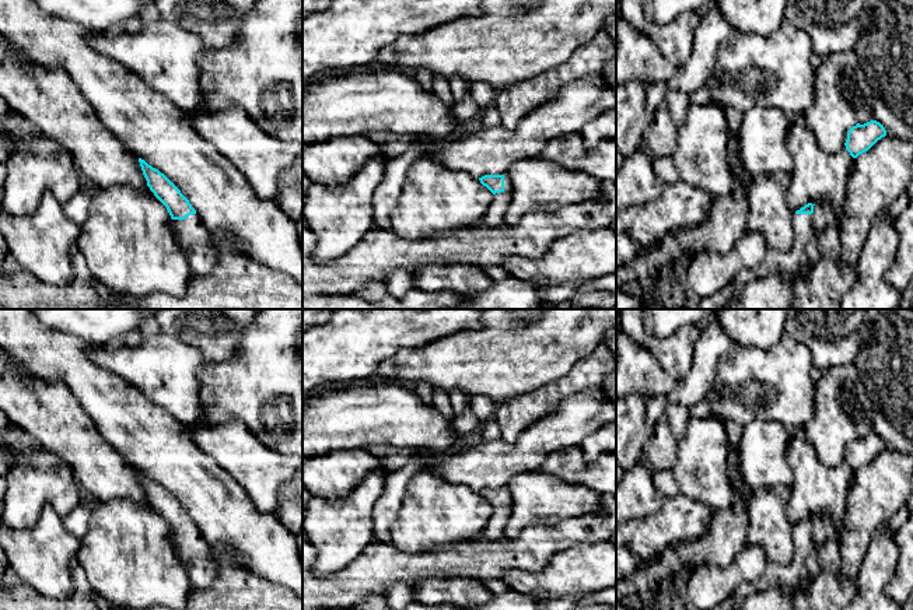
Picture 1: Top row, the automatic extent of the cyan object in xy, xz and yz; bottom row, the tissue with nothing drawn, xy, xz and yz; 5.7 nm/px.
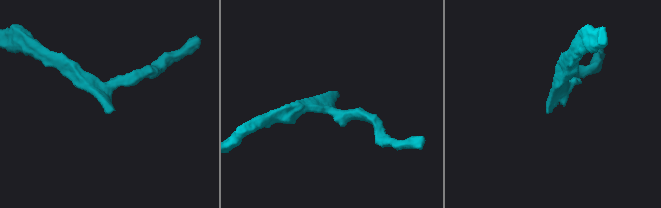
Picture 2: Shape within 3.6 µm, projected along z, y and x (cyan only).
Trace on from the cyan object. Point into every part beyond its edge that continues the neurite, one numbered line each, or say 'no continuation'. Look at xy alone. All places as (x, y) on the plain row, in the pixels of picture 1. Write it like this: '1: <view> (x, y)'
1: xy (196, 556)

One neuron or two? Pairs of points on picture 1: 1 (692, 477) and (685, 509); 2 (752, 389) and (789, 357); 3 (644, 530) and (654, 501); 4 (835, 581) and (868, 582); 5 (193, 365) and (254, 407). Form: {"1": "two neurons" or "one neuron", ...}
{"1": "two neurons", "2": "one neuron", "3": "two neurons", "4": "two neurons", "5": "two neurons"}

